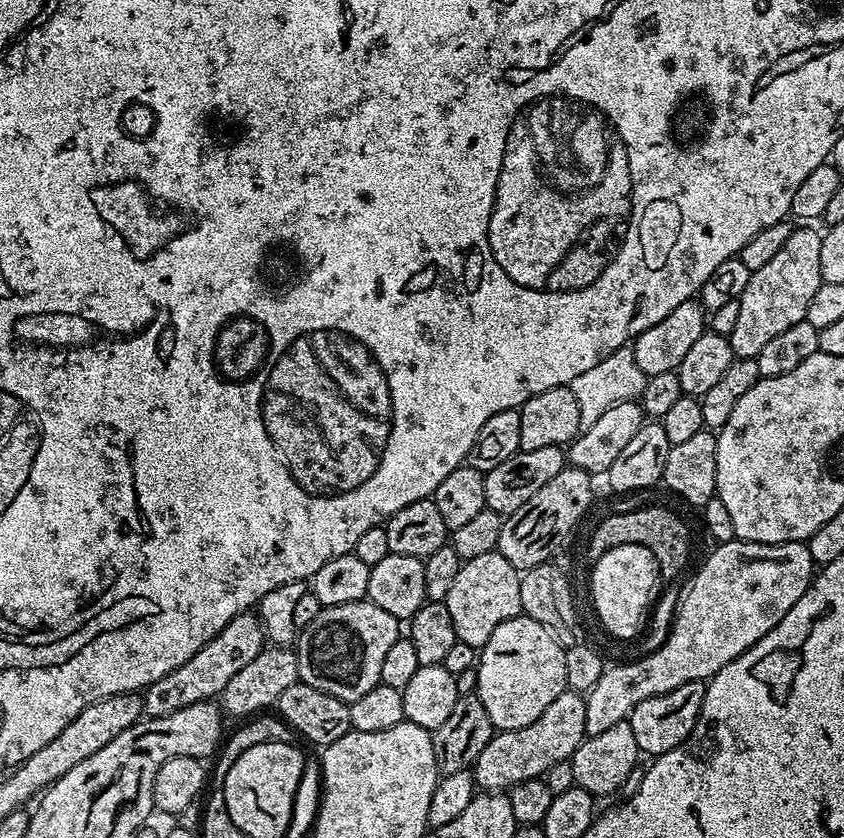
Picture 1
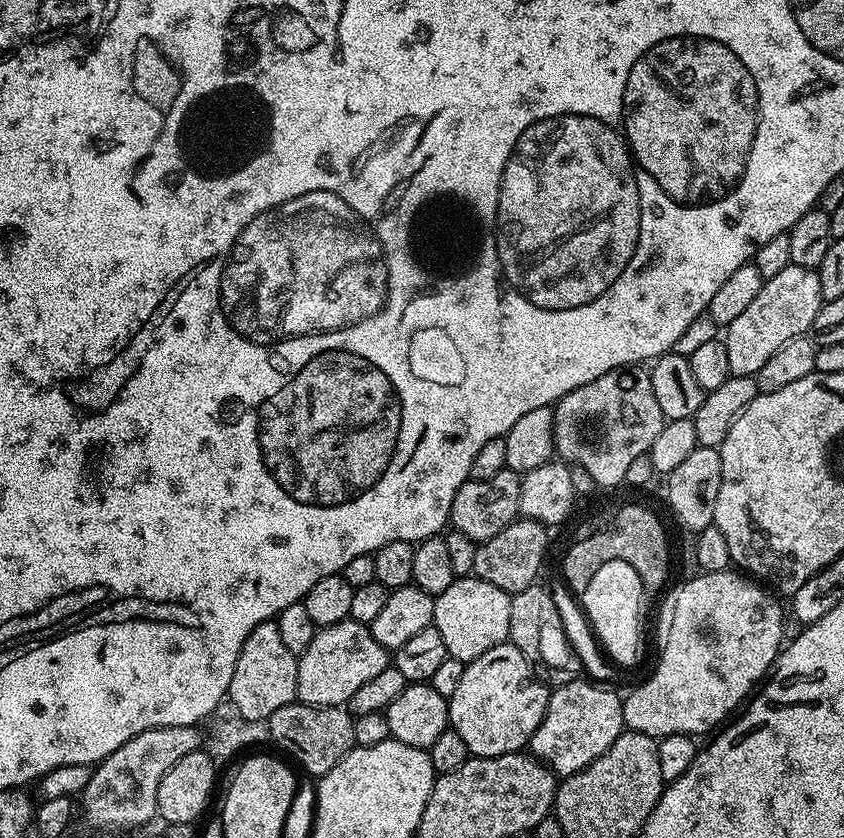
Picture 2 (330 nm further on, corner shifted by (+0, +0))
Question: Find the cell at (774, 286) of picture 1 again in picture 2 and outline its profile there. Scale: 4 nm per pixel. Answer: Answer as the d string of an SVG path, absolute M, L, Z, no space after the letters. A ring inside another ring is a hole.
M788 264L786 270L774 274L774 278L766 280L762 290L758 290L754 302L750 302L750 306L746 306L746 310L739 318L734 318L734 322L726 325L728 336L725 335L723 341L726 346L726 359L730 362L732 375L755 376L758 370L762 370L763 364L774 355L774 350L778 350L786 342L790 342L790 338L798 338L811 329L821 303L820 274L817 269Z

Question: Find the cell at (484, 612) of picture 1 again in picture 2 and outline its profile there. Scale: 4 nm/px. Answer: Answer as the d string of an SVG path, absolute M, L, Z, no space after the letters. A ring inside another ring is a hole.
M478 575L457 576L442 590L440 596L434 599L434 618L432 627L442 634L442 642L446 642L446 650L449 656L458 658L463 664L469 664L474 658L482 658L486 650L494 646L505 643L508 640L508 631L510 630L510 606L512 605L512 596L494 582L486 582Z

